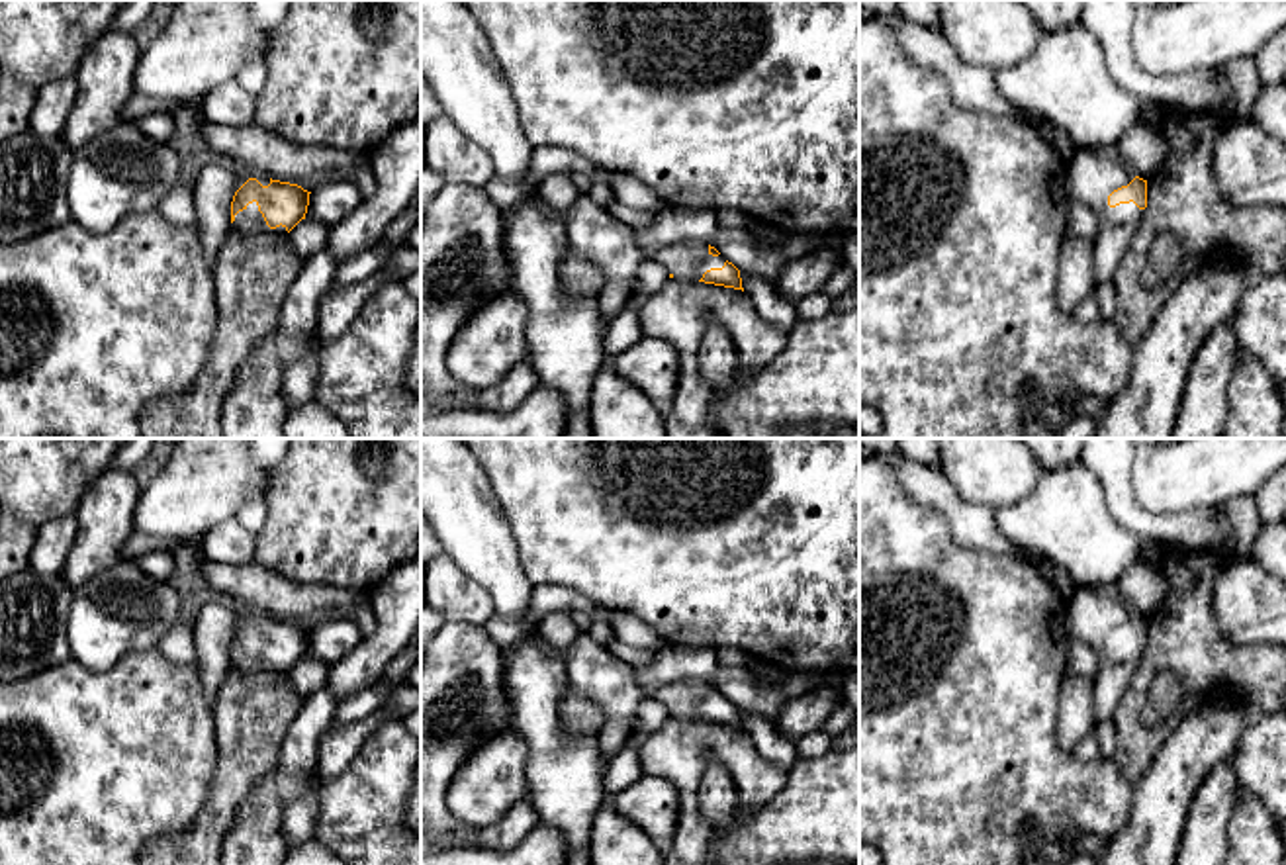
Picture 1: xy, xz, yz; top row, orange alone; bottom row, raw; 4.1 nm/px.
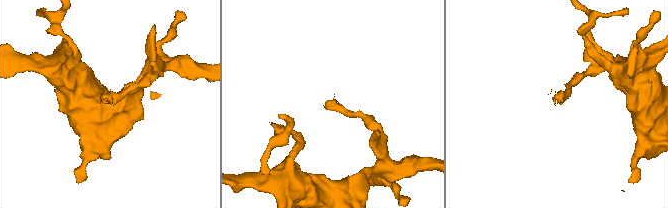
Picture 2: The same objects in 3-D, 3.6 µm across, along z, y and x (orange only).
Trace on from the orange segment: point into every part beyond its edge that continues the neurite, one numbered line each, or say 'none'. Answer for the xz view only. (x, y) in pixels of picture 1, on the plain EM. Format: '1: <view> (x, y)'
1: xz (688, 699)

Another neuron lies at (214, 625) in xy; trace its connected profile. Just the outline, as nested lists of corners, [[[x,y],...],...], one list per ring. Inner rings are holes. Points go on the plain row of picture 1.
[[[213,601],[204,605],[192,620],[202,689],[209,701],[217,697],[233,665],[231,640],[237,618],[239,611]]]

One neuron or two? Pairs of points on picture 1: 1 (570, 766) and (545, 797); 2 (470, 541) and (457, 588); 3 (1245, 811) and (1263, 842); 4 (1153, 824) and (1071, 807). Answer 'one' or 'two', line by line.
1: one
2: two
3: one
4: two

